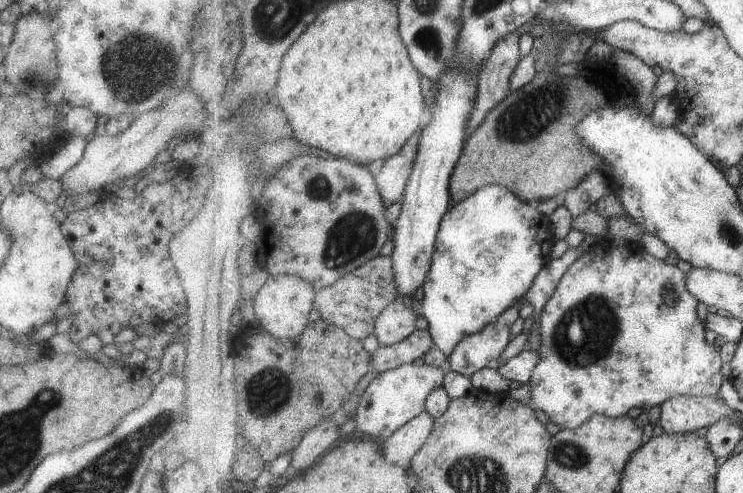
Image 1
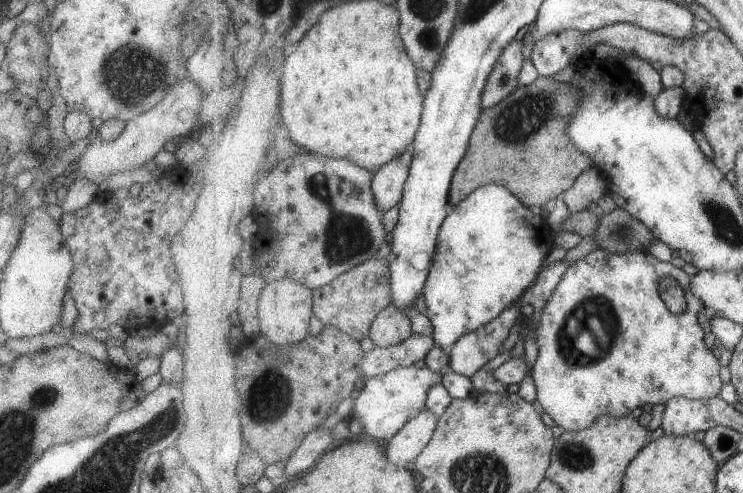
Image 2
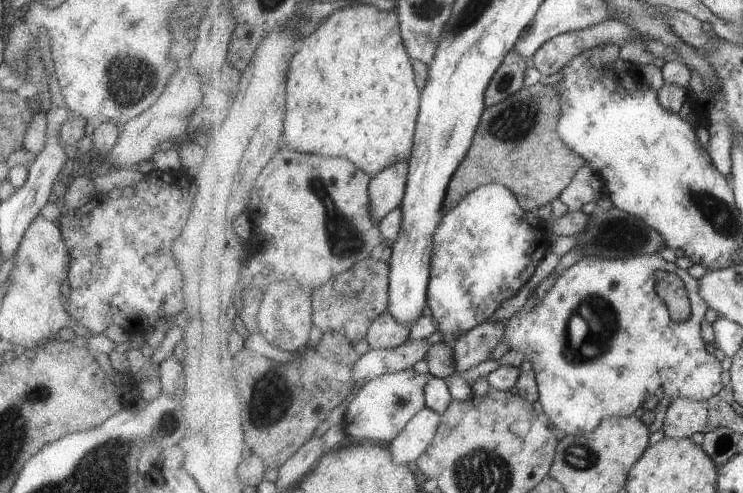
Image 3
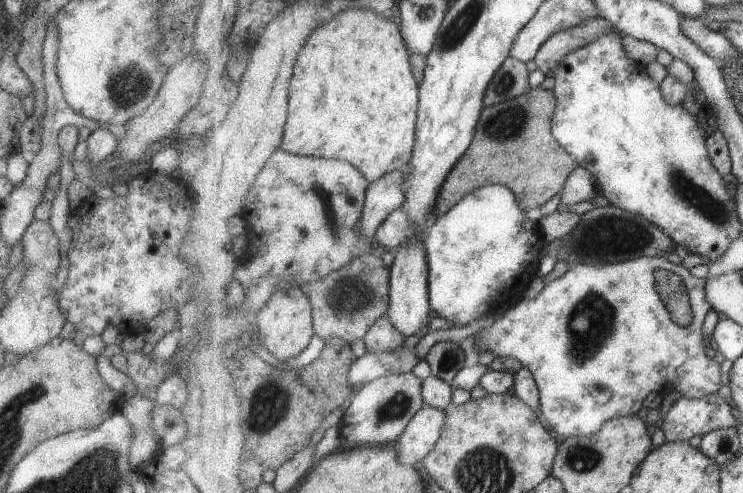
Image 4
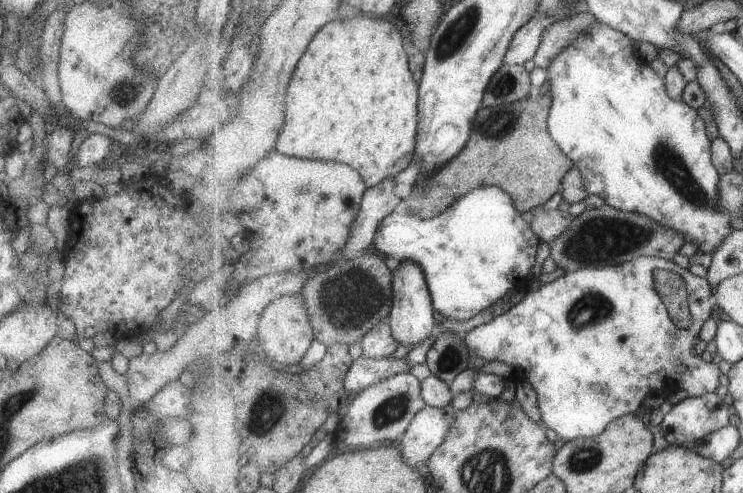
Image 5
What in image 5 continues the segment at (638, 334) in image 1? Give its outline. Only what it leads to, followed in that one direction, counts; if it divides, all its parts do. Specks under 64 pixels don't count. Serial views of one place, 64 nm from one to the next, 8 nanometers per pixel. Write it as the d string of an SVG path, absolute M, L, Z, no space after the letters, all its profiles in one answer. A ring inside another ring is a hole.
M639 257L626 263L619 265L606 266L605 268L579 268L575 271L566 271L564 275L557 277L550 283L541 285L537 290L528 292L524 299L513 305L508 311L493 318L486 324L479 325L466 334L466 343L469 345L471 354L479 358L483 358L486 362L492 360L498 360L505 364L511 365L514 369L519 370L521 378L526 378L537 392L537 400L539 401L539 409L541 414L541 423L548 429L553 437L563 438L566 442L575 440L575 438L595 438L599 434L605 432L605 428L611 424L615 419L621 418L623 415L630 415L637 413L637 410L641 407L641 404L645 402L645 398L651 394L654 390L665 390L669 388L671 384L677 382L678 388L686 390L689 397L700 397L707 393L714 393L721 382L719 382L719 376L721 376L721 370L719 366L714 362L706 362L700 355L696 355L694 352L694 346L699 338L699 332L701 328L705 326L705 322L712 317L713 312L713 286L705 277L697 277L689 272L687 268L681 268L675 264L675 262L669 261L661 257ZM655 272L659 276L659 284L661 284L661 294L657 290L657 280L655 280ZM671 292L687 292L687 298L689 298L689 316L691 318L691 326L689 328L679 327L672 316L670 315L669 308L667 308L667 302L663 302L663 294L671 294Z

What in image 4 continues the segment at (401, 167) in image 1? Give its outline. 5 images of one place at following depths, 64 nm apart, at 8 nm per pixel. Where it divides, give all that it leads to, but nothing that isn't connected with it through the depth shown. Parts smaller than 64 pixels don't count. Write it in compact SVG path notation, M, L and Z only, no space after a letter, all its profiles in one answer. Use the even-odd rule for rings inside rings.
M406 169L393 170L370 183L361 218L363 238L373 238L386 218L395 210L404 207L406 194L401 192L401 184L405 182L403 176L405 177L406 173Z

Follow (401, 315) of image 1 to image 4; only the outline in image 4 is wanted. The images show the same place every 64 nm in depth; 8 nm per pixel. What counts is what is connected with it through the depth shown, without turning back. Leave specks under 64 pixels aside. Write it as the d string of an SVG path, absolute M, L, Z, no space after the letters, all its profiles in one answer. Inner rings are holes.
M386 313L371 326L363 339L367 342L369 353L379 353L393 352L393 350L400 349L403 342L405 342L405 338L395 328L395 324L389 320L389 315Z

